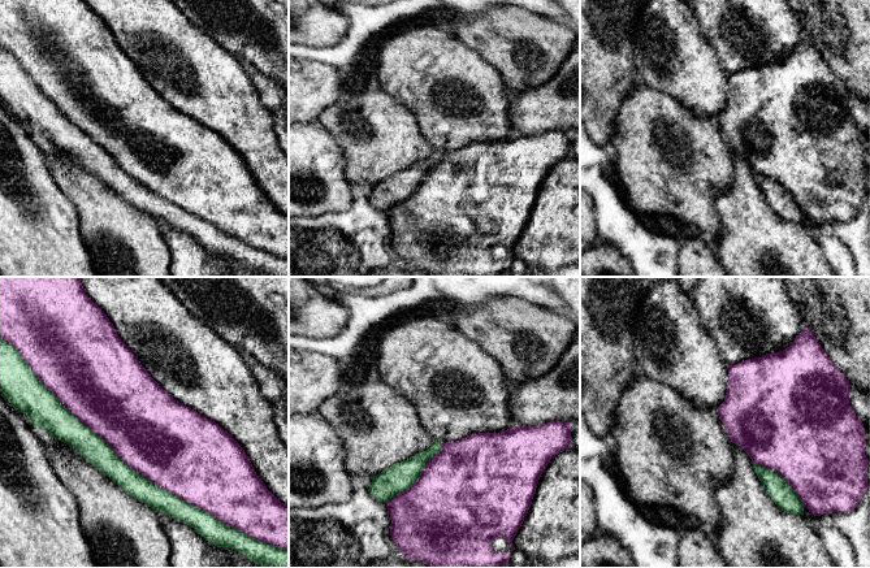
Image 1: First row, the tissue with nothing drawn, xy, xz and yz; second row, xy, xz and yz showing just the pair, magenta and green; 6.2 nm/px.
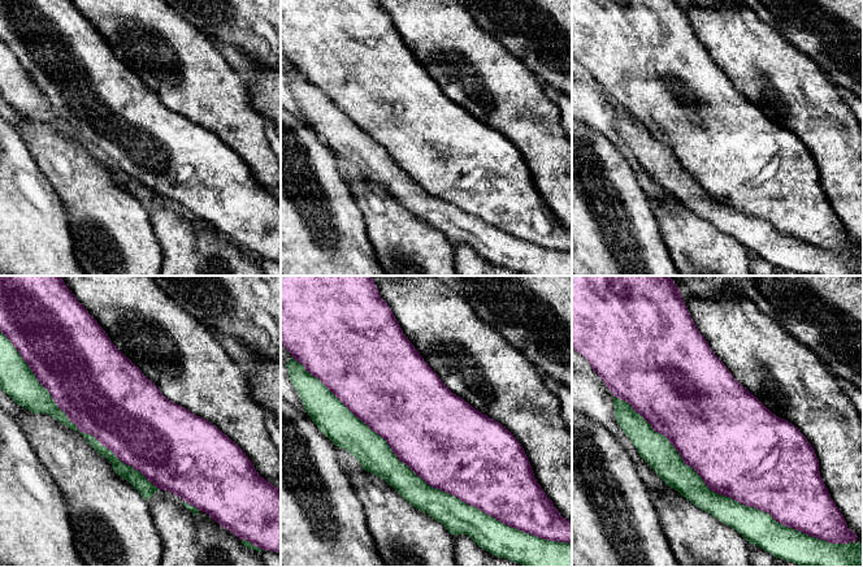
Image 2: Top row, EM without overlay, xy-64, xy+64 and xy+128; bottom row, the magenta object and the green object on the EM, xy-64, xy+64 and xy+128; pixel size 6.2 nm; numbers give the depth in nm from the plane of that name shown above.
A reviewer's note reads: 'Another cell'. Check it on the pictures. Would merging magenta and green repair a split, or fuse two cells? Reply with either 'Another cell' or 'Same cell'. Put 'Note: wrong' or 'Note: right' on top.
Note: right
Another cell

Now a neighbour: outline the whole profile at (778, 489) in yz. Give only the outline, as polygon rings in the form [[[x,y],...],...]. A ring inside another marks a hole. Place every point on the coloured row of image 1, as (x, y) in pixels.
[[[753,464],[753,469],[769,497],[782,511],[787,513],[804,515],[802,502],[779,473],[759,464]]]

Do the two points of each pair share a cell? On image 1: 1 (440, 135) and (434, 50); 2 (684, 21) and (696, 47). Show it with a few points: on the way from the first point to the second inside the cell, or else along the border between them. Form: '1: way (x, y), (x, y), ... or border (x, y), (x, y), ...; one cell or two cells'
1: way (440, 115), (428, 95), (433, 83), (433, 70); one cell
2: way (684, 27), (684, 35), (689, 40); one cell

